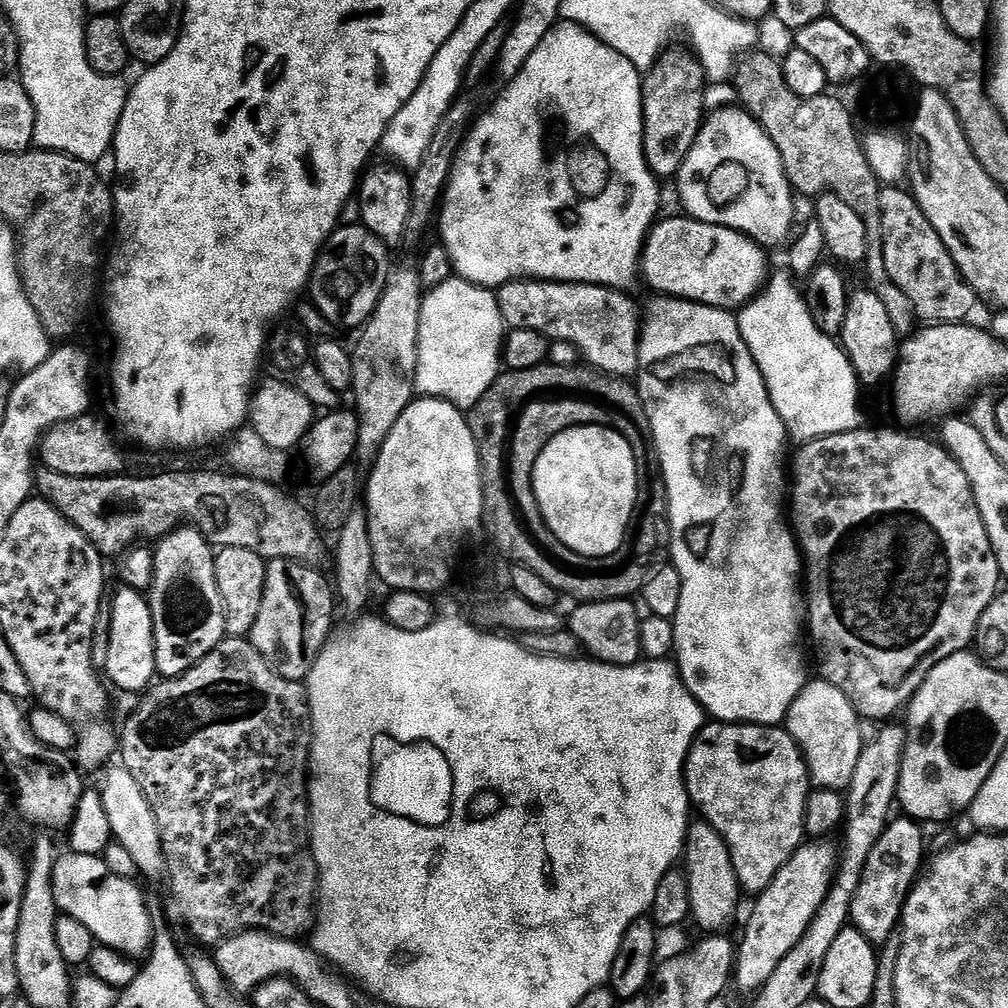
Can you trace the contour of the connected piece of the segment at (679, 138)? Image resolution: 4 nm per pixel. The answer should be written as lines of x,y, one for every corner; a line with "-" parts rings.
668,50
657,60
655,68
647,73
644,84
644,107
642,109
643,135
656,144
665,144
675,158
687,156
706,119
704,112
704,67
691,51

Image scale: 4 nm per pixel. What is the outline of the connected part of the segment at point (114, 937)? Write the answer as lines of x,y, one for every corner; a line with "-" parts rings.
69,851
67,855
61,855
53,866
53,896
57,909
86,926
93,941
101,945
132,958
138,957
139,952
147,953
154,940
152,916
136,882
118,878
118,874
109,872
100,856
74,851

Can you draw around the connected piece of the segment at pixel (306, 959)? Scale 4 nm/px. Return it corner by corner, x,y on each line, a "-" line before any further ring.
248,929
235,936
227,937
217,945
214,959
219,966
230,988
240,996
246,996
271,979
287,978
293,980
315,1005
320,1005
320,996
312,992
312,984
320,980
320,976
328,976
328,980
339,980
342,974
334,971
313,949
301,941
276,936
260,929

